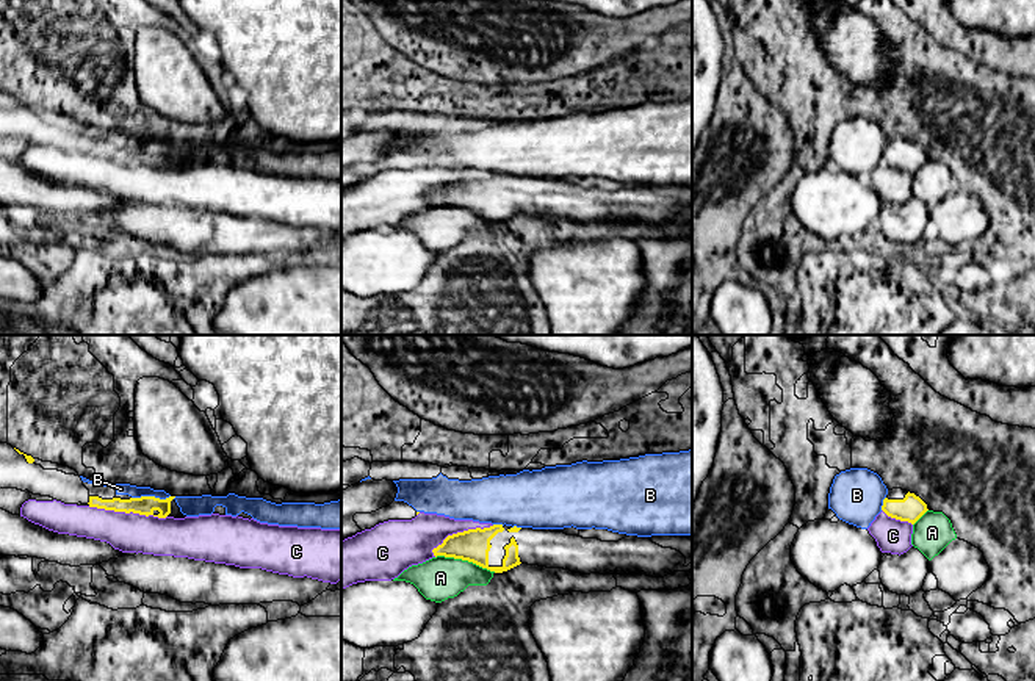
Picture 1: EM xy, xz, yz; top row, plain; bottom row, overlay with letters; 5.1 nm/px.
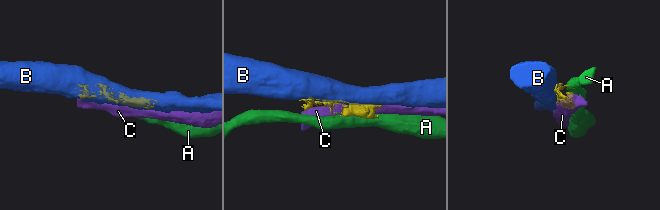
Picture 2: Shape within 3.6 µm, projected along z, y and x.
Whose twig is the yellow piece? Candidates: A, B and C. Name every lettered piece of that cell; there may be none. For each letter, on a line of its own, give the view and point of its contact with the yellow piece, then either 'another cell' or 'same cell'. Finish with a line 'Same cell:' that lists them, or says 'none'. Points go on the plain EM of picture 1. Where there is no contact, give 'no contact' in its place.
A: xz (465, 208) | another cell
B: xy (151, 146) | another cell
C: xy (127, 162) | another cell
Same cell: none

